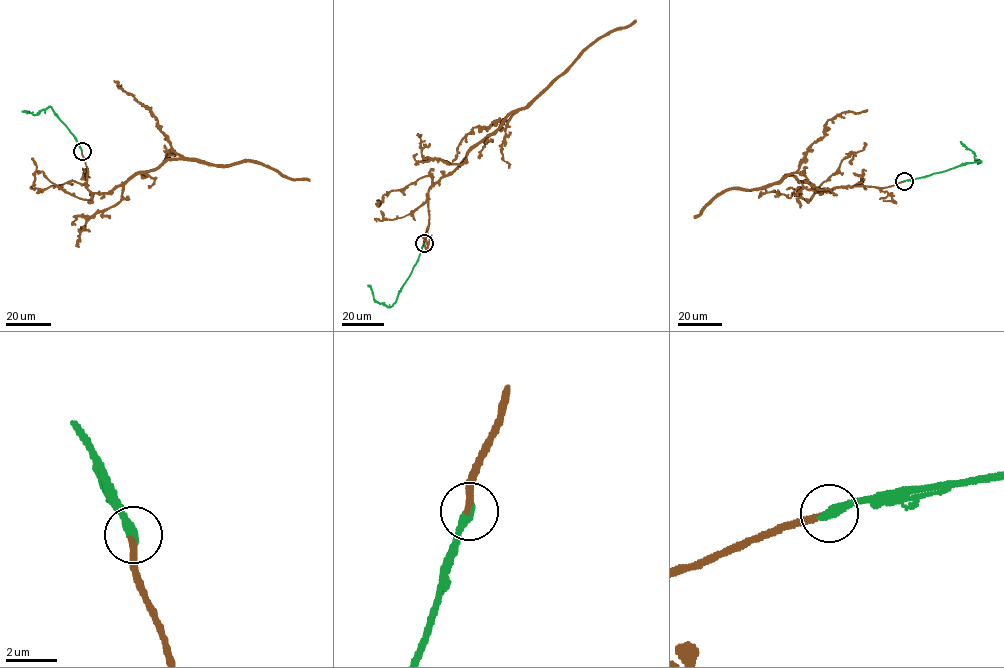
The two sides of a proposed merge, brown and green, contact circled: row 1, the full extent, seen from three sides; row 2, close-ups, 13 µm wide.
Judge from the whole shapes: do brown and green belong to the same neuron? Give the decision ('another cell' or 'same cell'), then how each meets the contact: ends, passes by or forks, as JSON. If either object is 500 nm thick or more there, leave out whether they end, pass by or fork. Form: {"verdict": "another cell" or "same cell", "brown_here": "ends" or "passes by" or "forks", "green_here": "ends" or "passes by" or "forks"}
{"verdict": "same cell", "brown_here": "ends", "green_here": "ends"}

